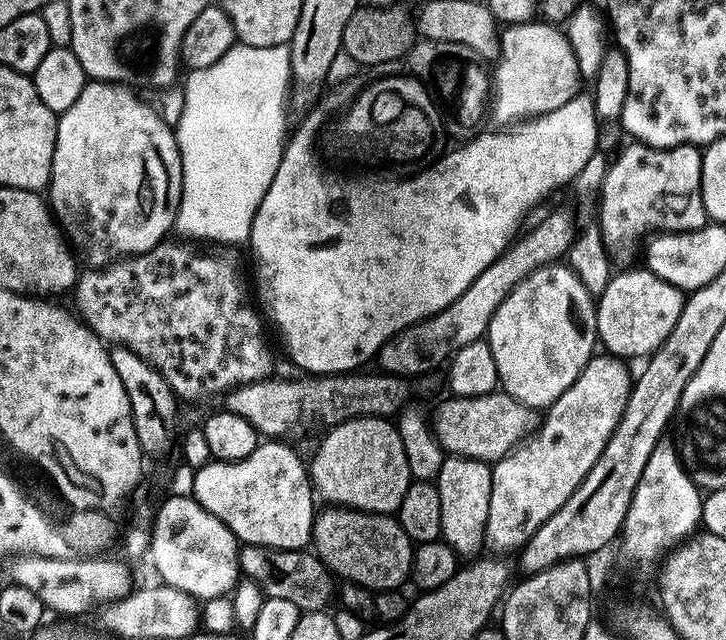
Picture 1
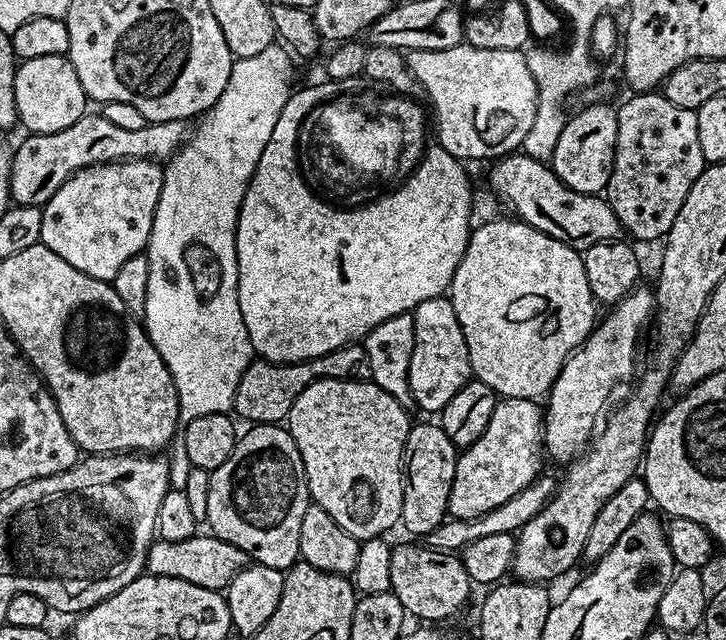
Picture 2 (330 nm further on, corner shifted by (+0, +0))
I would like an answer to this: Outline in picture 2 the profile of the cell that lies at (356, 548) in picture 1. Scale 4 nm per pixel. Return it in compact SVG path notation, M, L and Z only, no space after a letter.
M396 544L390 562L391 591L402 602L409 617L417 616L420 622L448 622L455 612L464 608L474 585L466 574L466 566L459 555L437 552L427 546Z

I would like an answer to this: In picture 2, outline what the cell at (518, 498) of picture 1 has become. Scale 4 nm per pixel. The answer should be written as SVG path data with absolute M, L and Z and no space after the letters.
M505 396L497 399L494 414L490 414L490 423L486 426L486 430L482 430L482 438L478 438L478 442L463 449L456 457L454 486L450 486L448 516L453 520L473 520L502 506L502 502L514 498L518 490L526 490L526 486L530 486L538 479L542 472L540 463L545 463L545 460L544 412L541 405L535 400L526 398Z

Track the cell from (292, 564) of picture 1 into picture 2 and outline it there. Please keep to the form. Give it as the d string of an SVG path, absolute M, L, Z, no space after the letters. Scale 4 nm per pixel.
M197 534L182 542L166 542L159 538L153 540L148 548L146 572L150 576L182 578L186 582L194 582L194 586L220 592L227 589L230 581L247 568L249 563L249 556L238 550L238 546L211 534Z

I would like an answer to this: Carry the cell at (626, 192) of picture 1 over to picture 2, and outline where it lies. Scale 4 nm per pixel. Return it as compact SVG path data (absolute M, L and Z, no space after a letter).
M659 91L629 95L624 105L616 108L618 118L618 142L614 154L614 166L606 189L606 199L618 218L621 229L636 240L656 240L667 237L690 186L704 173L706 161L702 145L698 143L698 118L695 111L682 106L674 106Z

